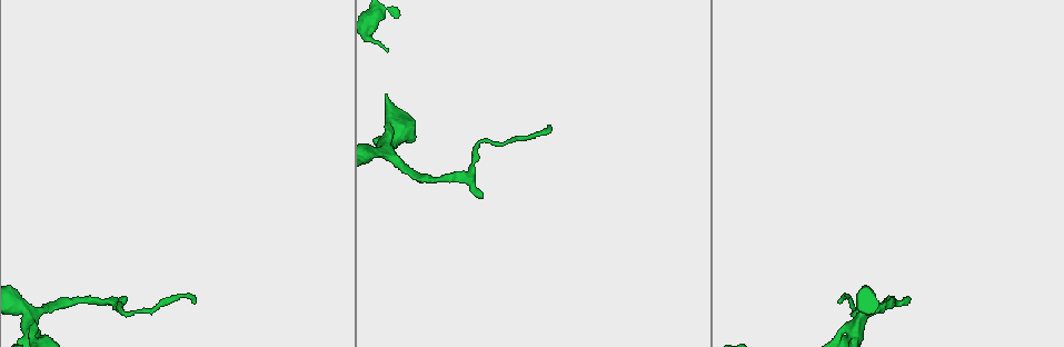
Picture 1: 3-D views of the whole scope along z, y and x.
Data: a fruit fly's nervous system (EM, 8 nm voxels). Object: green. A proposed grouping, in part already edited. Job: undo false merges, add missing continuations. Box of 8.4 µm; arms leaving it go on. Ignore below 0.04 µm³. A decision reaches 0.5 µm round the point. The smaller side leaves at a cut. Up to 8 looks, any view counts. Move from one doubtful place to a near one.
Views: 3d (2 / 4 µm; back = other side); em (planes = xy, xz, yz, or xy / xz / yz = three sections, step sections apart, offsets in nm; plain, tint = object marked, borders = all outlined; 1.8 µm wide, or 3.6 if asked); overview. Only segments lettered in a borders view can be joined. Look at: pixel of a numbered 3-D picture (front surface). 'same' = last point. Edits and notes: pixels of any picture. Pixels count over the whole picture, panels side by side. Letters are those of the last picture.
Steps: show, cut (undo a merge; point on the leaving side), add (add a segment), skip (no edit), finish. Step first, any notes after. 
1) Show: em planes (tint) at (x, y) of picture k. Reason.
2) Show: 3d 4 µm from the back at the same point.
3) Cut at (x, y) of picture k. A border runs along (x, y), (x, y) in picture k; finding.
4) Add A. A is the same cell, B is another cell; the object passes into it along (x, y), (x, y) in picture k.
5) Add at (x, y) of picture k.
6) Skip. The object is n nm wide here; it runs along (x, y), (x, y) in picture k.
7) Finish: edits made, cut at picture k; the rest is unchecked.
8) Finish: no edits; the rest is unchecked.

Show: em planes (borders) at (865, 317) of picture 1.

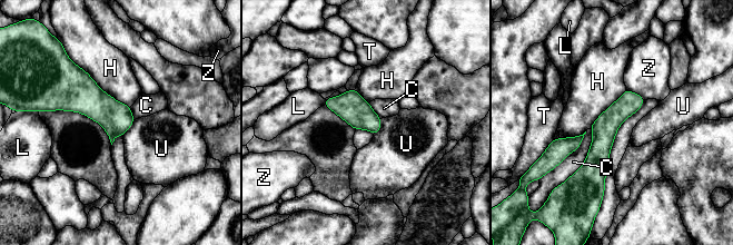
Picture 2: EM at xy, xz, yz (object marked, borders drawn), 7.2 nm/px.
Skip. The object is 180 nm wide here; C, H, L, T, U and Z are other cells; it runs along (627, 92), (604, 128), (598, 188) in picture 2; all the same neuron.

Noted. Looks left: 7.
Show: em yz step 16 (borders) at (195, 303) of picture 1. An open end.

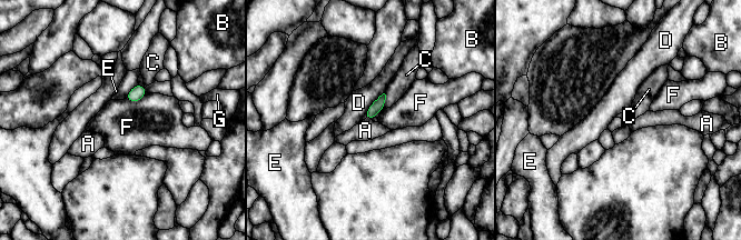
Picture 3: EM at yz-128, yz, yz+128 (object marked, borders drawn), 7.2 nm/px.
Show: em planes (borders) at the same point.

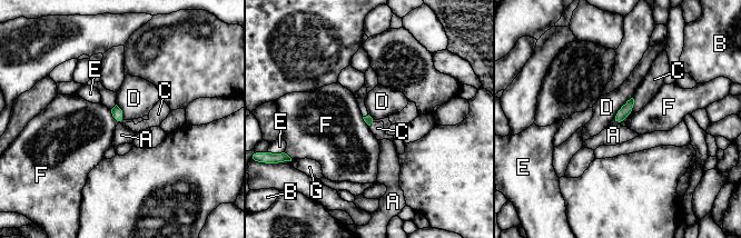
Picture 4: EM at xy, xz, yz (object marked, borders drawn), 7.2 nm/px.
Skip. A, B, C, D, E, F and G are other cells; a border runs along (633, 98), (633, 110), (631, 112) in picture 4; no lettered segment goes on from it.

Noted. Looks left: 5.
Show: 3d 4 µm at (910, 299) of picture 1. Tapers out.

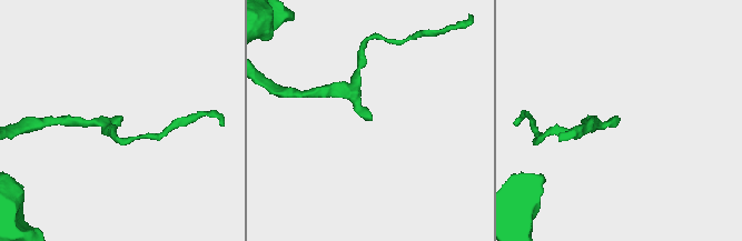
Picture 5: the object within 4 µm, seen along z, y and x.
Show: em xy step 8 (tint) at (370, 119) of picture 5.

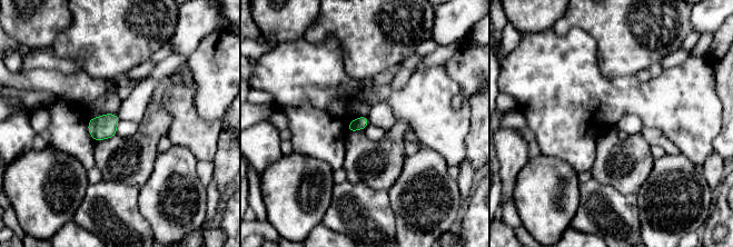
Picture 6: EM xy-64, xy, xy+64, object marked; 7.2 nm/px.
Show: em planes (borders) at the same point.

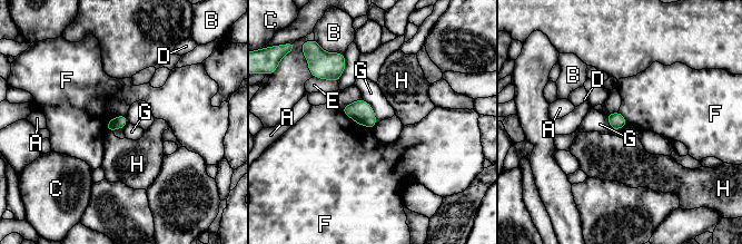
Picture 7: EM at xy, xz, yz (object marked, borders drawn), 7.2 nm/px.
Skip. A, B, C, D, E, F, G and H are other cells; a border runs along (605, 115), (613, 132), (623, 127) in picture 7; none of them fits.

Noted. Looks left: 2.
Finish: no edits; the rest is unchecked.

